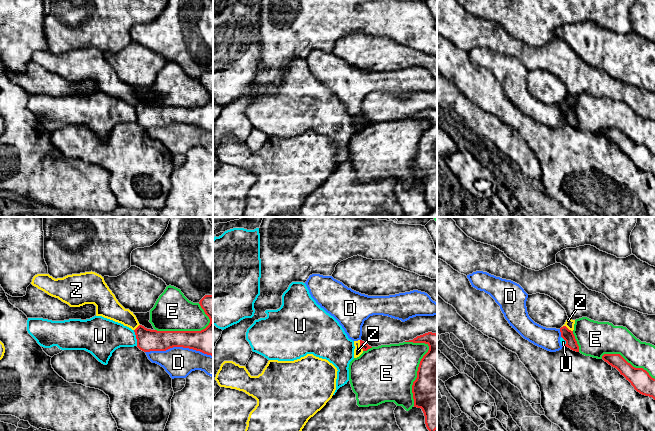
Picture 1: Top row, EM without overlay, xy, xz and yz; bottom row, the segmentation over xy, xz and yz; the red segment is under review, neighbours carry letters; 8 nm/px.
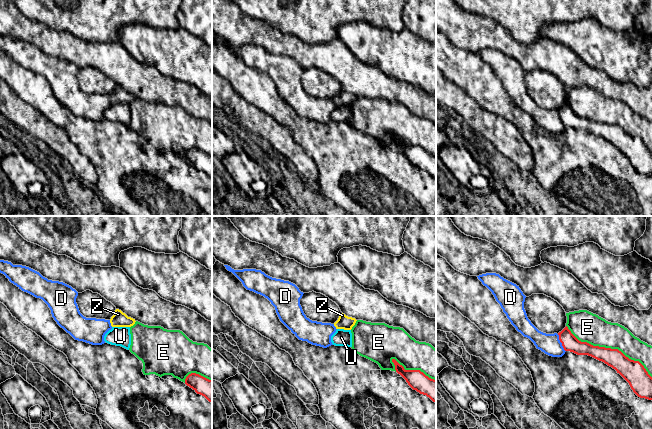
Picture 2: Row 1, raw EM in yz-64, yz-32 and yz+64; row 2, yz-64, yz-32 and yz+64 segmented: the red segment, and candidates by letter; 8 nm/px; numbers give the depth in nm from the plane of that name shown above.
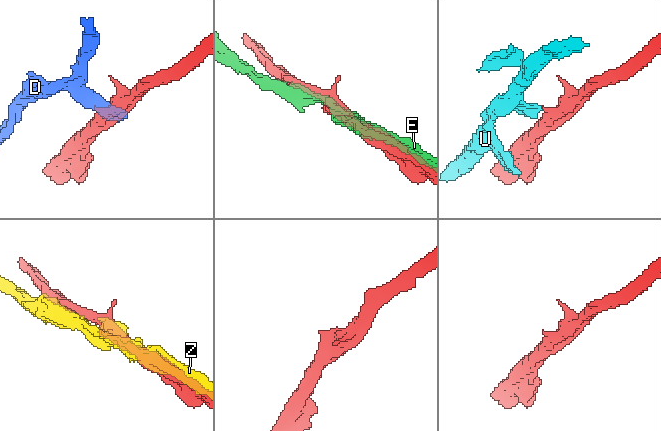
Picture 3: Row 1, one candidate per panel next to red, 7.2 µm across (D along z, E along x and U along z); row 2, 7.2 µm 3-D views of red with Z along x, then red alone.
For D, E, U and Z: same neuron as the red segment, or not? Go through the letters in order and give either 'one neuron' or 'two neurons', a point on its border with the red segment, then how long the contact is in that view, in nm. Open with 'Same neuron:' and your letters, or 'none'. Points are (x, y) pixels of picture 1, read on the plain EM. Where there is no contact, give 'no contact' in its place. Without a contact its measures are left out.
Same neuron: none
D: two neurons; contact xy (179, 122); length 550 nm
E: two neurons; contact xz (419, 140); length 550 nm
U: two neurons; contact xy (136, 114); length 130 nm
Z: two neurons; contact xz (360, 121); length 90 nm

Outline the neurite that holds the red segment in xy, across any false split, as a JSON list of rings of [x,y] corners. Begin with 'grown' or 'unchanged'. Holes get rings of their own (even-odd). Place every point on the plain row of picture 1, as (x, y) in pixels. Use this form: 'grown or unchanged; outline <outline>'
unchanged; outline [[[213,70],[205,71],[199,80],[210,95],[205,105],[201,107],[157,107],[139,101],[134,106],[137,123],[144,128],[183,123],[213,132]]]

